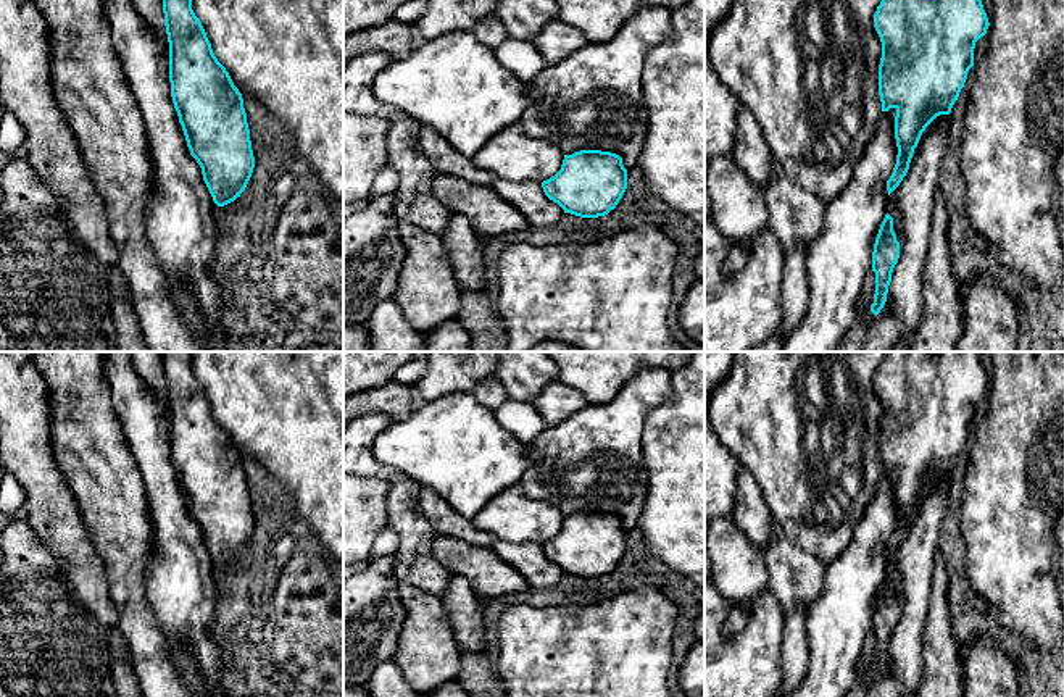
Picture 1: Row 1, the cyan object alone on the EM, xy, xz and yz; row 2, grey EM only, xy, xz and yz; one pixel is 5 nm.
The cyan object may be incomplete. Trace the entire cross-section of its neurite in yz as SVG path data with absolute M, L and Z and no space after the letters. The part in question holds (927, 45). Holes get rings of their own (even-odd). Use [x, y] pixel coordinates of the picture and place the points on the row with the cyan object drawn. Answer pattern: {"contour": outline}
{"contour": "M882 0L874 27L882 42L879 95L882 111L896 110L896 165L887 181L888 195L909 169L914 148L925 127L940 115L950 115L974 66L975 42L990 23L982 0Z"}

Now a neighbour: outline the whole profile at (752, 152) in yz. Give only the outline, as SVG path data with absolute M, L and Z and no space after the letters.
M743 105L738 106L732 158L748 179L764 190L774 174L774 157L758 119Z

